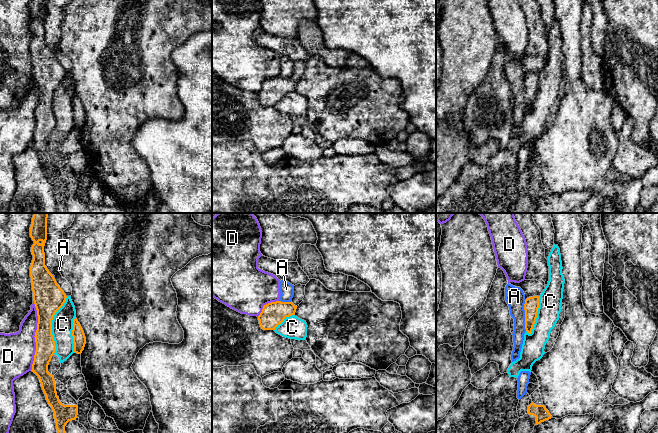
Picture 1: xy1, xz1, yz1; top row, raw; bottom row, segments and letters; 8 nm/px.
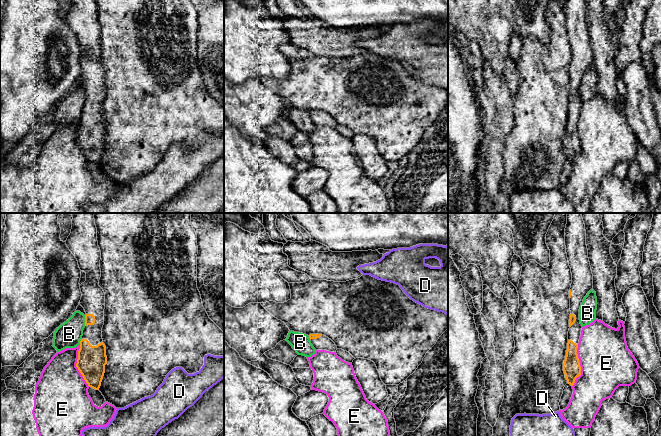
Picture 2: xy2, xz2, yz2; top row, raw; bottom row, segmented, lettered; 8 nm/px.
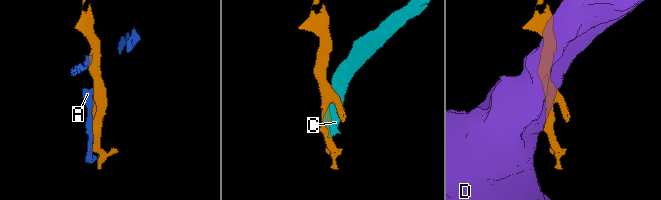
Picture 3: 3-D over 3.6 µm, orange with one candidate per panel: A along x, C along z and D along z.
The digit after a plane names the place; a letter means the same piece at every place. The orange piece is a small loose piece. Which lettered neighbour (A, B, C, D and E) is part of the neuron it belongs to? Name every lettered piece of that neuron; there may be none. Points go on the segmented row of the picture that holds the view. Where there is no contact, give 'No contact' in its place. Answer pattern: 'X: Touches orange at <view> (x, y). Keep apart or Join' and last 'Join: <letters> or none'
A: Touches orange at yz1 (525, 315). Keep apart
B: Touches orange at xy2 (85, 320). Keep apart
C: Touches orange at xy1 (51, 325). Keep apart
D: Touches orange at xy1 (35, 335). Keep apart
E: Touches orange at yz2 (579, 365). Keep apart
Join: none

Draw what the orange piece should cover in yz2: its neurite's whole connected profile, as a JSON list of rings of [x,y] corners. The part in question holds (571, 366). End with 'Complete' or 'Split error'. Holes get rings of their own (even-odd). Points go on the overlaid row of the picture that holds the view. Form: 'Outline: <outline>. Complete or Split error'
Outline: [[[567,213],[565,246],[572,273],[572,284],[569,291],[570,328],[563,371],[567,383],[573,386],[576,378],[581,375],[581,366],[577,354],[582,330],[579,309],[584,297],[593,288],[593,274],[586,245],[586,230],[581,213]]]. Split error

